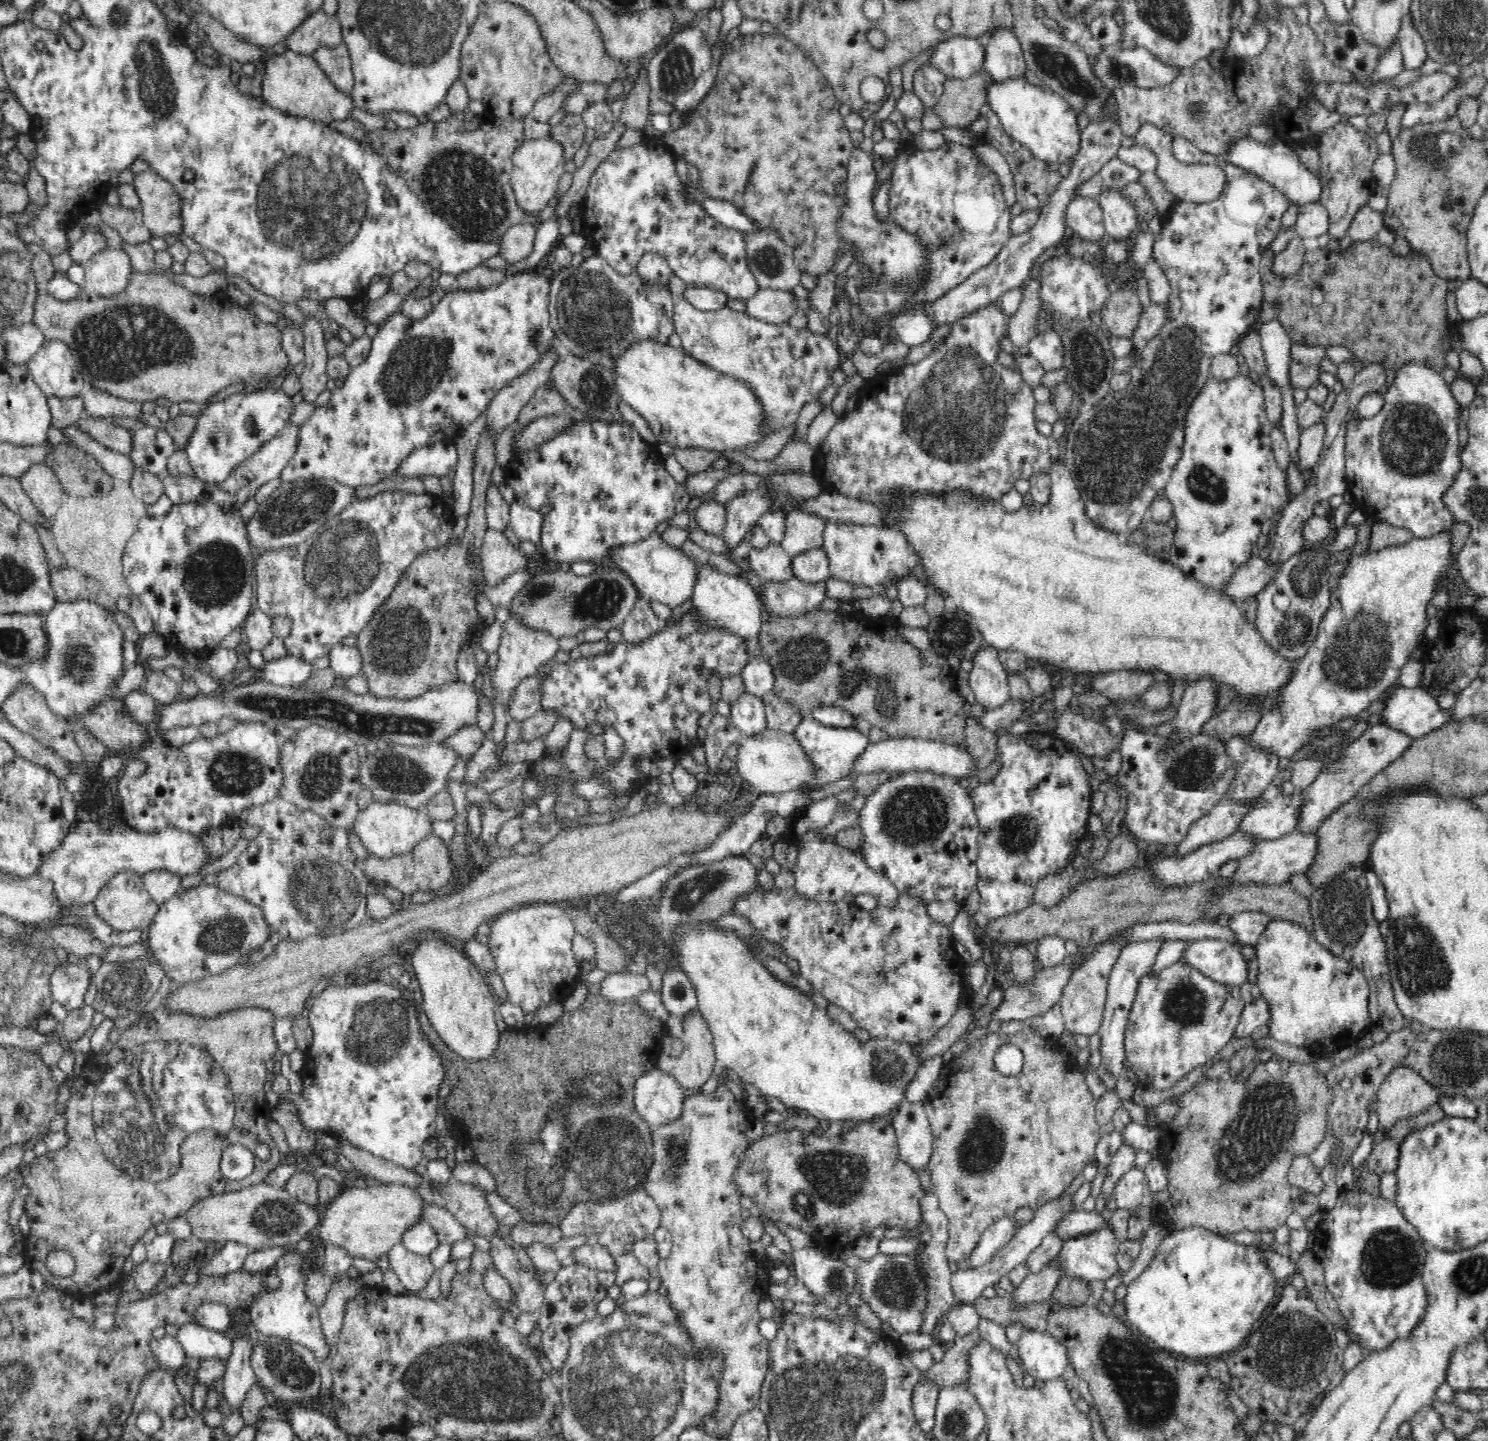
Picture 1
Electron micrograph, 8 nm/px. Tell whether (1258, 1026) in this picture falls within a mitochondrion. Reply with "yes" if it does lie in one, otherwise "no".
no

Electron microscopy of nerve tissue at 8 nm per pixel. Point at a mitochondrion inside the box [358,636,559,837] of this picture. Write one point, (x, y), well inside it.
(394, 773)

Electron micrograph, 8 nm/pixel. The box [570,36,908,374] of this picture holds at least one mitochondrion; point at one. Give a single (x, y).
(676, 67)

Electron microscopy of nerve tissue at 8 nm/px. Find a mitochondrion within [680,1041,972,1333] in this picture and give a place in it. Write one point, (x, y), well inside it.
(834, 1179)

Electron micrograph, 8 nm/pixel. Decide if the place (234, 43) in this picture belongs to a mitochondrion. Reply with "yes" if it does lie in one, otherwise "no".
no

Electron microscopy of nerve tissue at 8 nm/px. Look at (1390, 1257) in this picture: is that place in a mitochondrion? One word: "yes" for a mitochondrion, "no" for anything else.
yes

